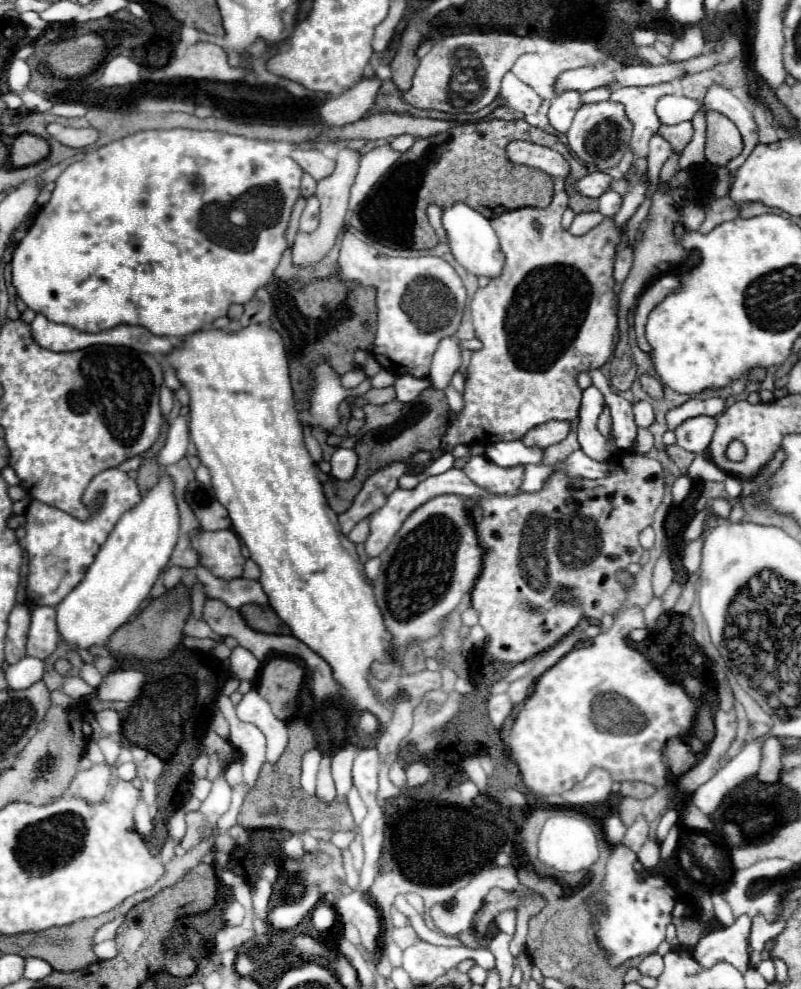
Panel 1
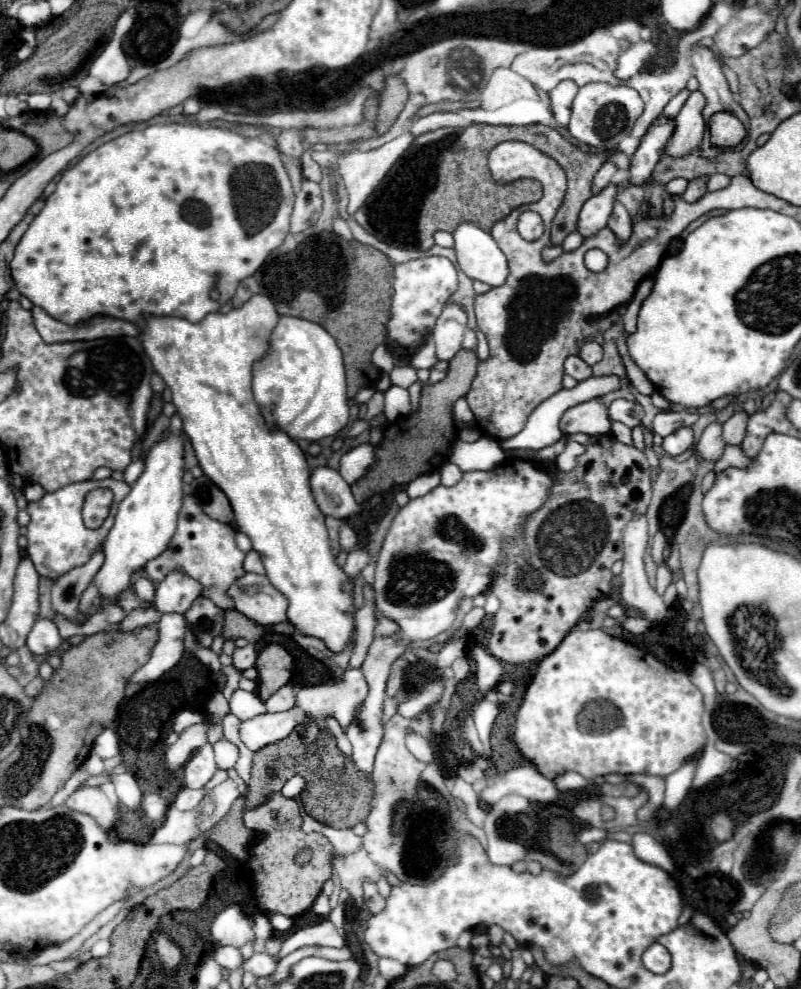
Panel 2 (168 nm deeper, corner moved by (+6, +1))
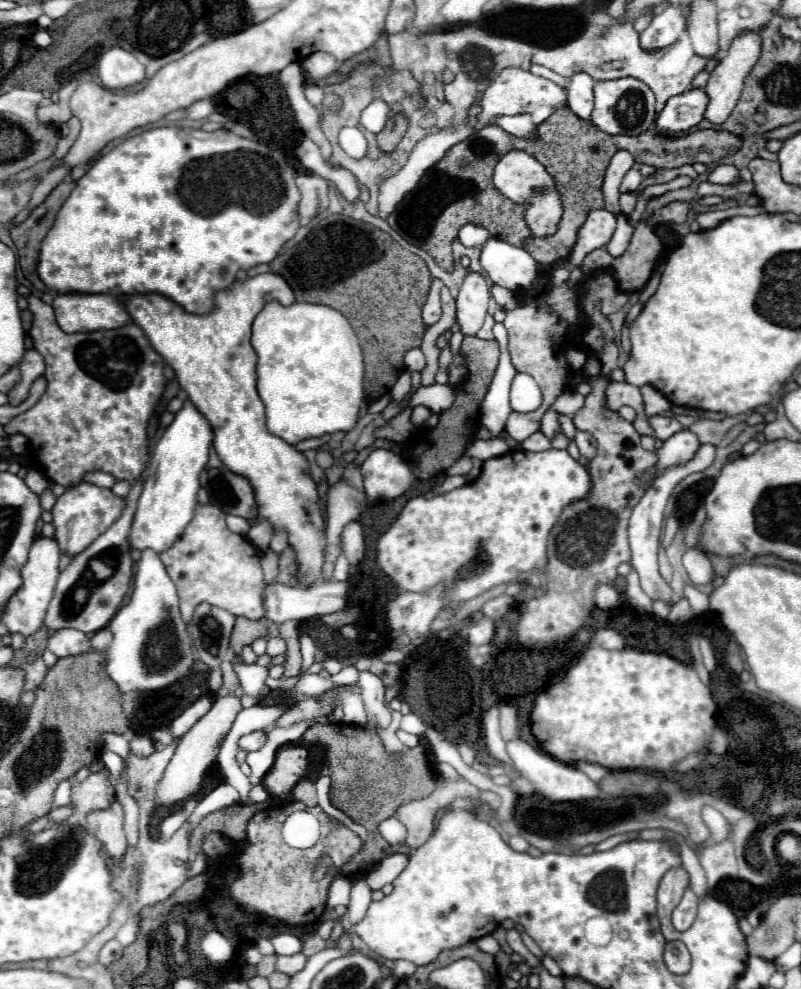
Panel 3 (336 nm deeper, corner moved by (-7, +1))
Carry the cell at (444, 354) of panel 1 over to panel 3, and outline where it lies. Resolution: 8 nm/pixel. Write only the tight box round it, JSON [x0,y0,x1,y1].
[456,271,490,335]

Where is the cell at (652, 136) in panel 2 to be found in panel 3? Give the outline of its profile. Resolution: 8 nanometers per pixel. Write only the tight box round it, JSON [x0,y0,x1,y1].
[658,89,708,135]

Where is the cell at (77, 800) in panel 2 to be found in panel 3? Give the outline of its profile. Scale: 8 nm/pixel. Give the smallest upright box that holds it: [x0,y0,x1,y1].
[88,801,128,861]

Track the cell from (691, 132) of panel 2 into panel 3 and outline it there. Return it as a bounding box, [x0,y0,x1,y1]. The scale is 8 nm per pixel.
[706,31,762,125]

